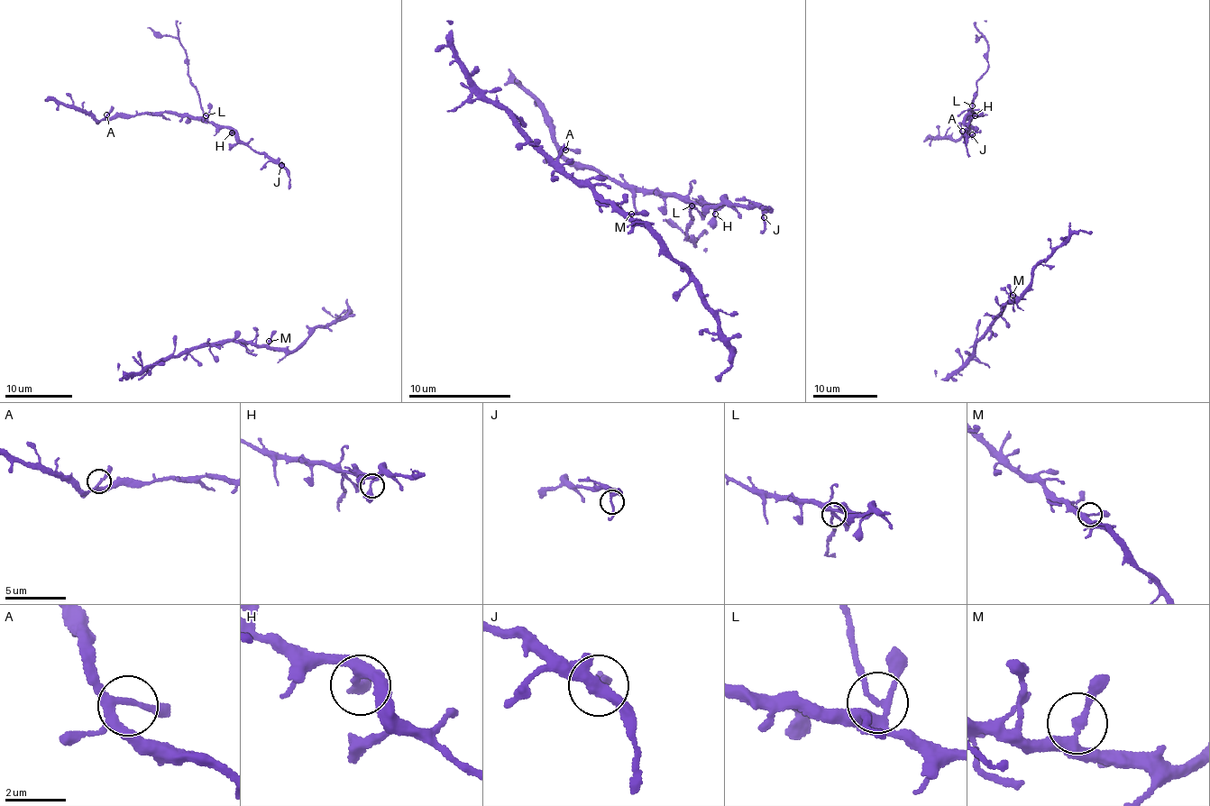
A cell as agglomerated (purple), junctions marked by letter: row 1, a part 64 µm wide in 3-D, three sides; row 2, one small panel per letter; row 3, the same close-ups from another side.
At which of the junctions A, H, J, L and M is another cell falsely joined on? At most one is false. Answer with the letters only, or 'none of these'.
L

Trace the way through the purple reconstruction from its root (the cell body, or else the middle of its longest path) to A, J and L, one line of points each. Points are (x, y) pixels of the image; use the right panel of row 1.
A: (970, 156), (965, 120), (971, 110), (975, 114), (971, 126), (966, 133), (962, 131)
J: (970, 156), (966, 142), (972, 134)
L: (970, 156), (966, 146), (967, 139), (965, 136), (968, 125), (965, 120), (967, 114), (971, 115), (972, 106)

